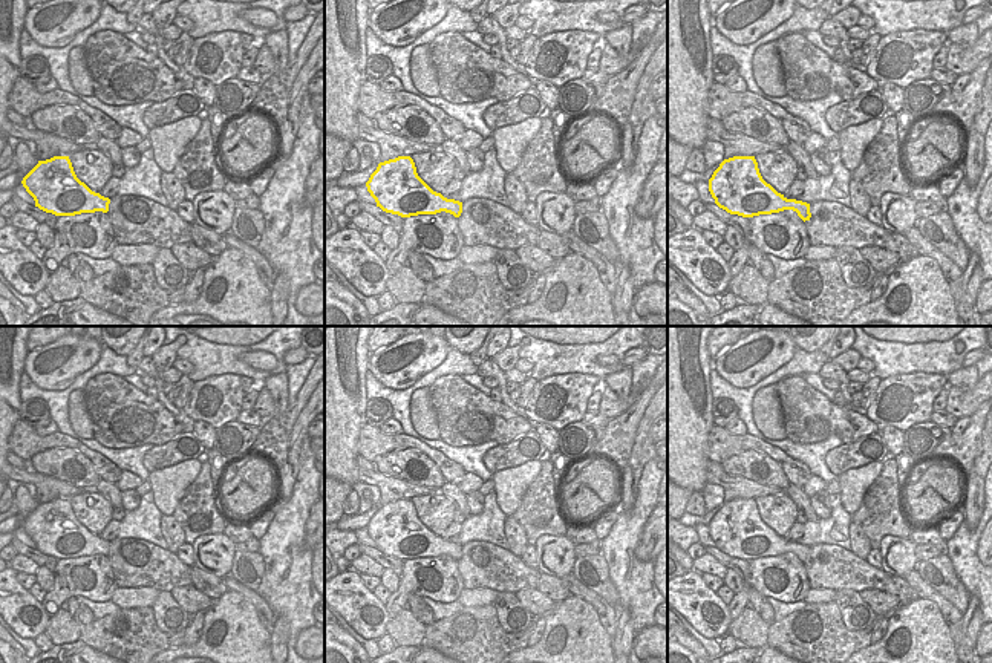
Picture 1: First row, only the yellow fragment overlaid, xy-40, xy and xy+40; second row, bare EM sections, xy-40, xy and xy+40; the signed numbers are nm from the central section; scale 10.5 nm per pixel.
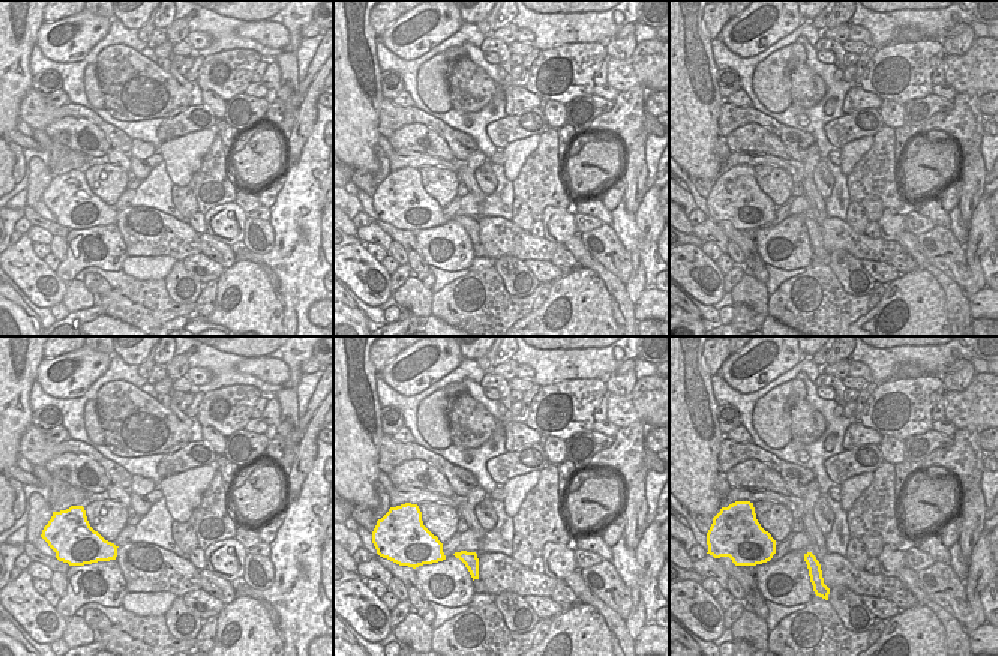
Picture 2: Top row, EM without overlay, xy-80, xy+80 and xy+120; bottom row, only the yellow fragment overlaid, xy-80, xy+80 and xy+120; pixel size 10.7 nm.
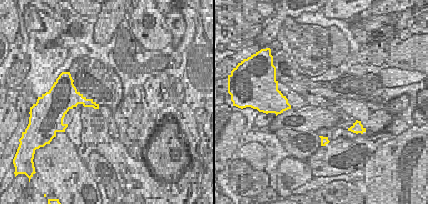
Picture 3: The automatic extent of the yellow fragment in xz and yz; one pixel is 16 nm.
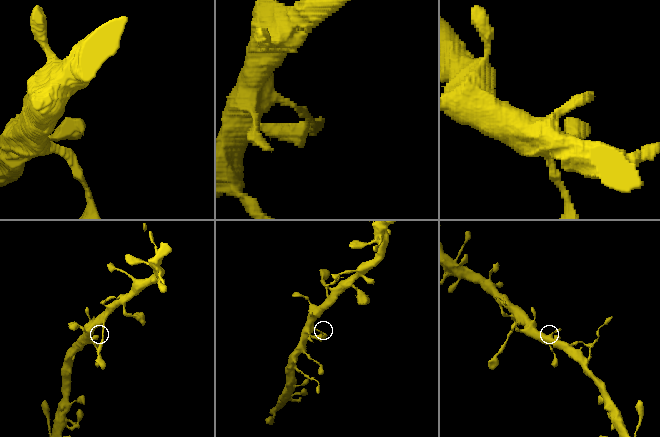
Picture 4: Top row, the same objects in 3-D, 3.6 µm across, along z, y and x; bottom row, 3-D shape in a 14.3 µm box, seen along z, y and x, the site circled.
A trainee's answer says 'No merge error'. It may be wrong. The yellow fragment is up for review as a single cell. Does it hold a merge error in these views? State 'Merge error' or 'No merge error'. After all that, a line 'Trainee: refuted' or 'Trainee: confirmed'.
No merge error.
Trainee: confirmed

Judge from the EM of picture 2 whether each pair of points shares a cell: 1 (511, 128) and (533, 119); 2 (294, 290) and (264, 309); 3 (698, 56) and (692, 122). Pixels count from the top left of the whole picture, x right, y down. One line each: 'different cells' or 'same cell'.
1: same cell
2: different cells
3: same cell

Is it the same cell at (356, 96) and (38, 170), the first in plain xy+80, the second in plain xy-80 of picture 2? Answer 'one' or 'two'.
two

